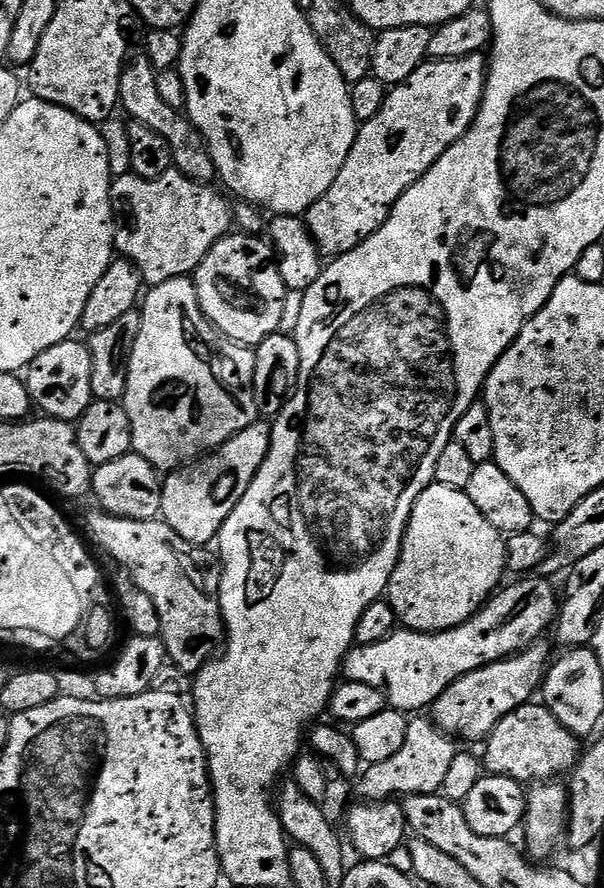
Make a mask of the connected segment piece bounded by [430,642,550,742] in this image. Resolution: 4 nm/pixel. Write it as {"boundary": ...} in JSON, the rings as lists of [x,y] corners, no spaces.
{"boundary":[[[544,642],[531,644],[515,656],[507,656],[504,660],[487,664],[458,678],[430,705],[430,719],[436,727],[453,738],[461,741],[487,741],[494,726],[498,726],[498,722],[502,722],[506,714],[529,703],[535,697],[532,695],[541,691],[549,667],[548,648]]]}

